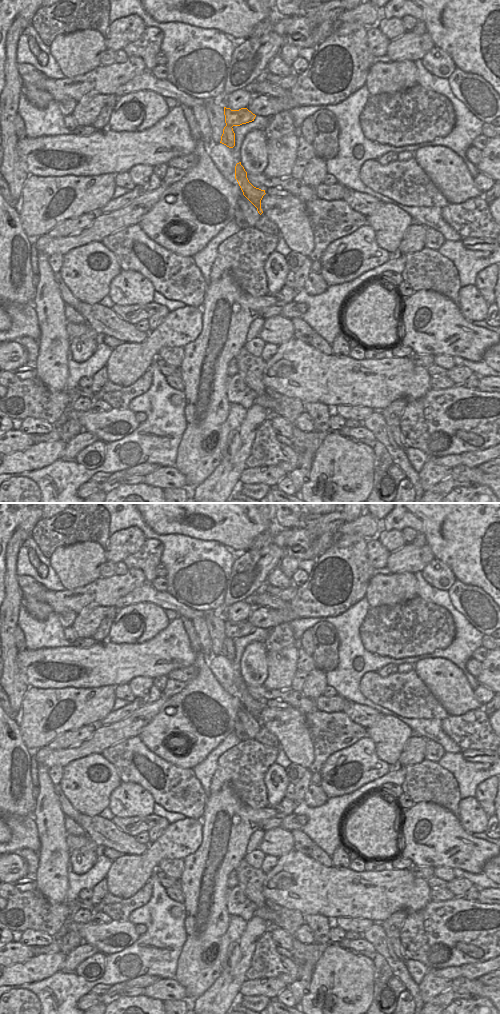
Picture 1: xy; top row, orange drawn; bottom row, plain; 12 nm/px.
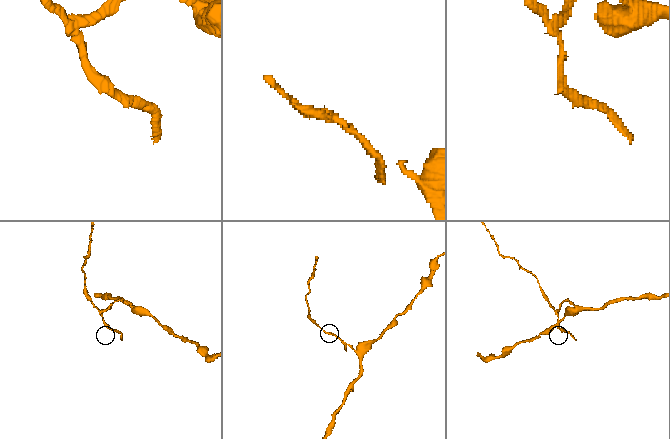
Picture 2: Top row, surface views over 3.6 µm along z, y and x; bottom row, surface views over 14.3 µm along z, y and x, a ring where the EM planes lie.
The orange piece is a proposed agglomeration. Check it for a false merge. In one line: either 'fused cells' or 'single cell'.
fused cells

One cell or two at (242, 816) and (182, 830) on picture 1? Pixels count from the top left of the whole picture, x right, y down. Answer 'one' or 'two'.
two

